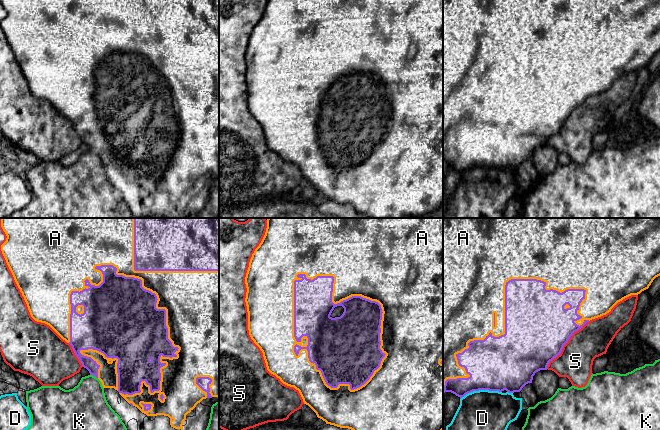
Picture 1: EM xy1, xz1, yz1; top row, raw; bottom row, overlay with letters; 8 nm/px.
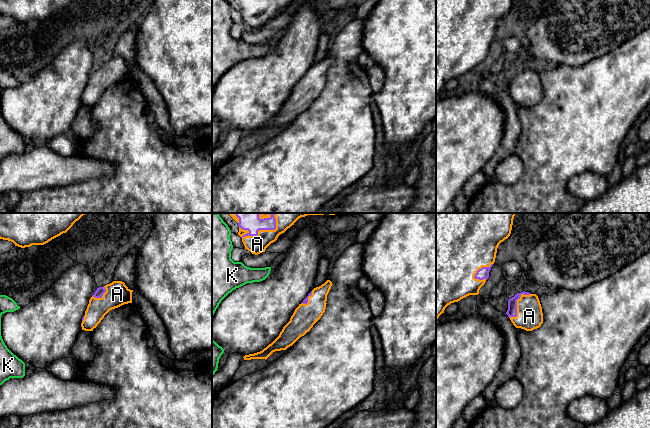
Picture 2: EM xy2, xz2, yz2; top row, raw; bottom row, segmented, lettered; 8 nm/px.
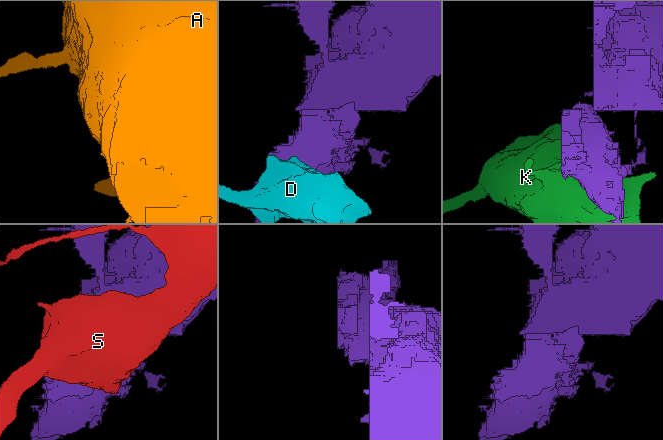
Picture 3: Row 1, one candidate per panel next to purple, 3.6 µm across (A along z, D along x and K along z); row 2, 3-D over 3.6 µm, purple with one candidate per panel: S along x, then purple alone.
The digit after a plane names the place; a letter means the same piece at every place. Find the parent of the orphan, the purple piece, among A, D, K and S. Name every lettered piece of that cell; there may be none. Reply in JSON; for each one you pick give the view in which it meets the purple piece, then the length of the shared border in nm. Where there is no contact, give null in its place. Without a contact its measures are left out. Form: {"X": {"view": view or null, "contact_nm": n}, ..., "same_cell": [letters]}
{"same_cell": []}

